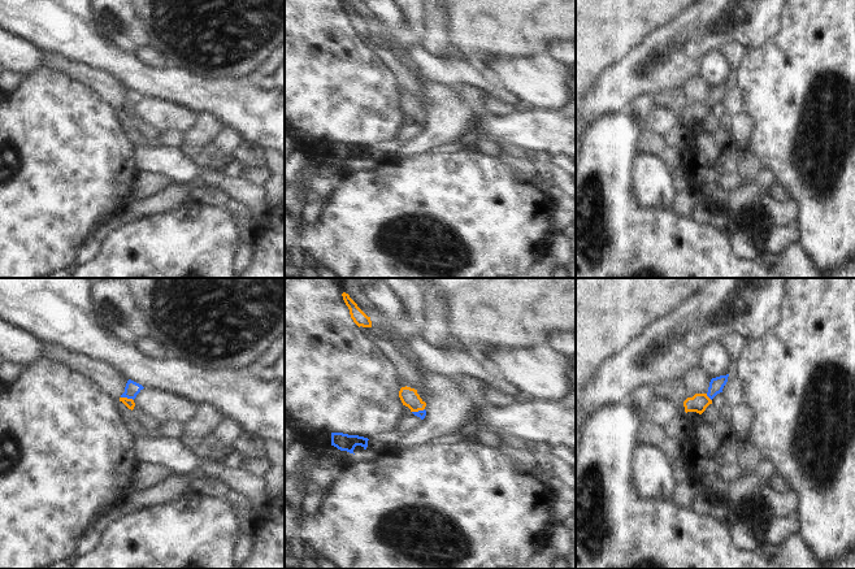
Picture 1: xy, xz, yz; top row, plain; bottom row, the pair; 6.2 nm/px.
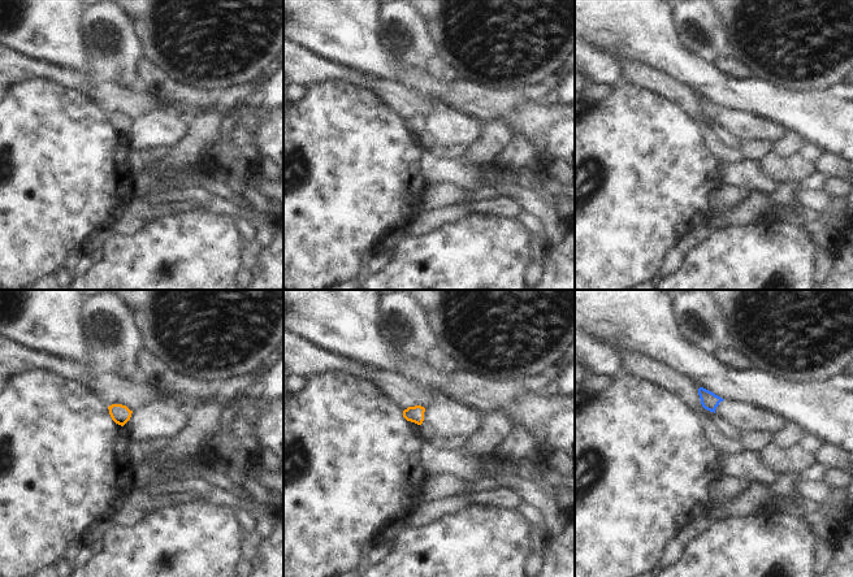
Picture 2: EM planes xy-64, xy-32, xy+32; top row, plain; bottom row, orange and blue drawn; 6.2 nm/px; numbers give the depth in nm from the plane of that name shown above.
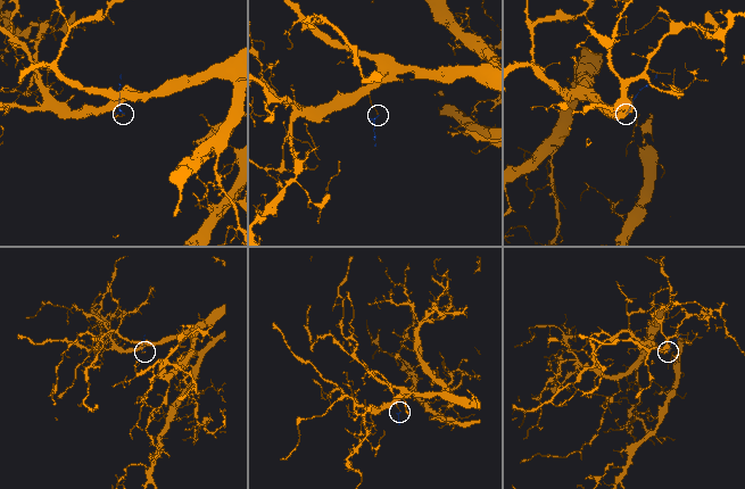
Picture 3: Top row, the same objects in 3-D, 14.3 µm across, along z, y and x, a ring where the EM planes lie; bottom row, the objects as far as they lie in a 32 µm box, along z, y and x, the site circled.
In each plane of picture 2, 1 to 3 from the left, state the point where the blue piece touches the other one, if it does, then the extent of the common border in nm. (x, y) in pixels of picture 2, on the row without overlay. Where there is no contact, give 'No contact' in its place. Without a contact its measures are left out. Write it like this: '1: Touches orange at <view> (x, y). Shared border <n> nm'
1: No contact
2: No contact
3: No contact.

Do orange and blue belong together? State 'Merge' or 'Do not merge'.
Merge.

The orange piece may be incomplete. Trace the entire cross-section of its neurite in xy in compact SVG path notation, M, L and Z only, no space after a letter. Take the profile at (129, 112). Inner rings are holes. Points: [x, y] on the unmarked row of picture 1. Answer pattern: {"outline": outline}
{"outline": "M131 88L127 90L125 101L121 104L120 110L122 110L129 118L134 118L134 108L144 96Z"}

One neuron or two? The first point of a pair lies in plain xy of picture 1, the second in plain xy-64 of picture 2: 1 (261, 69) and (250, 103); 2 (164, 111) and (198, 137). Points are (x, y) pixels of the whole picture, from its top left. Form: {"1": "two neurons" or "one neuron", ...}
{"1": "two neurons", "2": "two neurons"}

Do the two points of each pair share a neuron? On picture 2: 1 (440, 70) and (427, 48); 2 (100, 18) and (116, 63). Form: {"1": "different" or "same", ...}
{"1": "different", "2": "same"}

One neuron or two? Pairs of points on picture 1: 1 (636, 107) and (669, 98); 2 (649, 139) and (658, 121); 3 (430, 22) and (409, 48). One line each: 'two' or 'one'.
1: one
2: two
3: two

